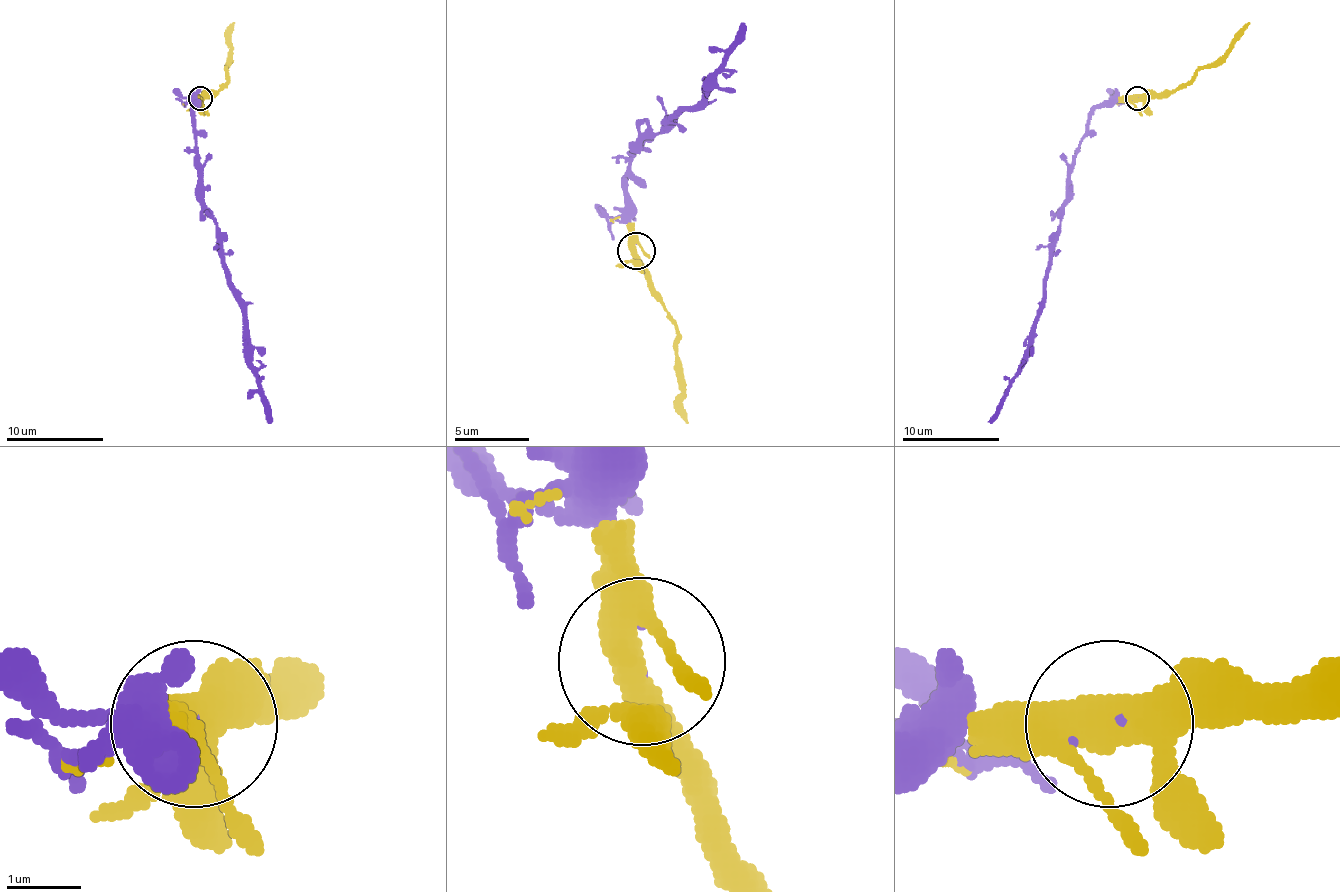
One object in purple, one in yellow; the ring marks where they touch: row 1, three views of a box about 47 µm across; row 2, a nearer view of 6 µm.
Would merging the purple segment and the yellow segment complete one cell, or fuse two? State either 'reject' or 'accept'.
accept

